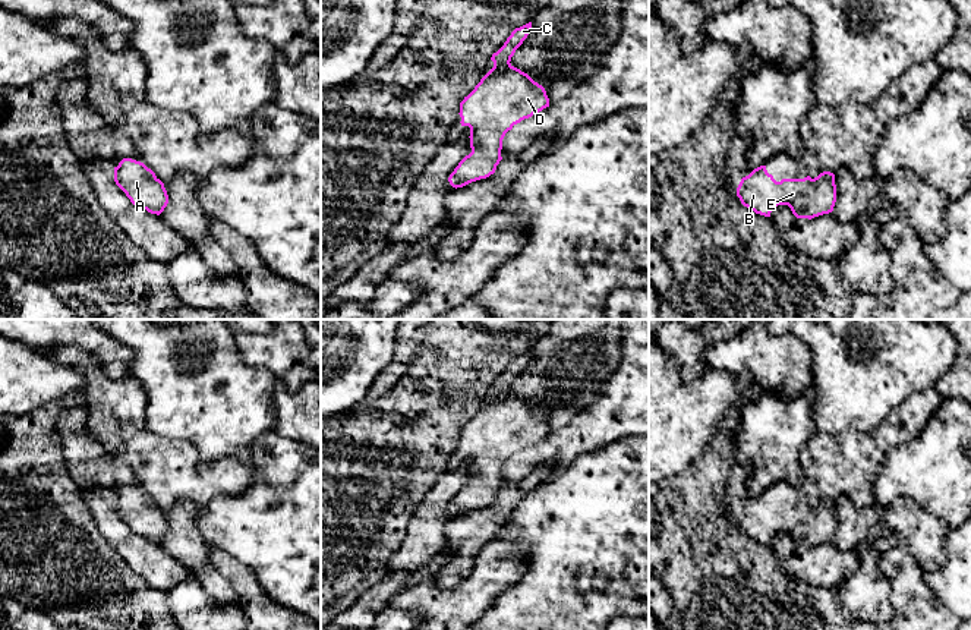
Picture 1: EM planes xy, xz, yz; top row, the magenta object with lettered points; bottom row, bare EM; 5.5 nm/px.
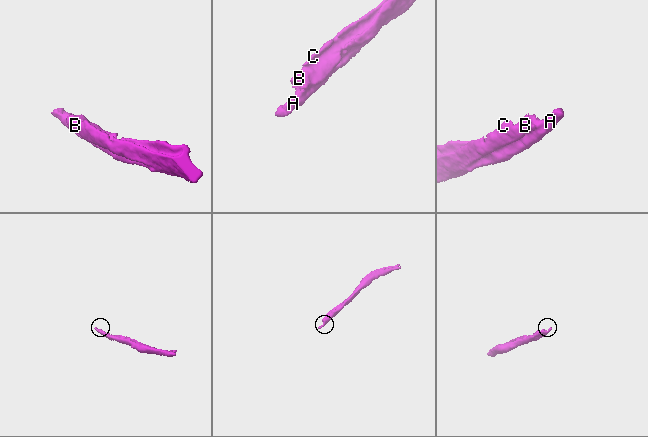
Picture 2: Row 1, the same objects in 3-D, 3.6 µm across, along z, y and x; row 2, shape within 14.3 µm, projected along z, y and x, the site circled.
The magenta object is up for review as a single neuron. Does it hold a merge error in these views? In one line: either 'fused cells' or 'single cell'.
single cell

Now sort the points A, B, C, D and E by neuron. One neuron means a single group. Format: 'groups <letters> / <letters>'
groups A B C D E

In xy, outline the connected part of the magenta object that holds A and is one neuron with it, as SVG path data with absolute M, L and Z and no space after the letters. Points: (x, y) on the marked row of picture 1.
M123 158L114 167L114 182L133 205L151 214L160 215L168 204L164 183L141 161Z

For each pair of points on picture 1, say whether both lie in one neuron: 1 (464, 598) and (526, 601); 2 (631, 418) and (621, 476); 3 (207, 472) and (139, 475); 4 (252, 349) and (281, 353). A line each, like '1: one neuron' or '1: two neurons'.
1: two neurons
2: two neurons
3: one neuron
4: one neuron

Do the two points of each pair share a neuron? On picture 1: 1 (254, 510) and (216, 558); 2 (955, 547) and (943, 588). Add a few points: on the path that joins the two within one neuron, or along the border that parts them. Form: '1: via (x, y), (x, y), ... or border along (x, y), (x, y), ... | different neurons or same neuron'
1: border along (210, 545), (226, 551), (251, 570) | different neurons
2: via (955, 557), (954, 577) | same neuron

